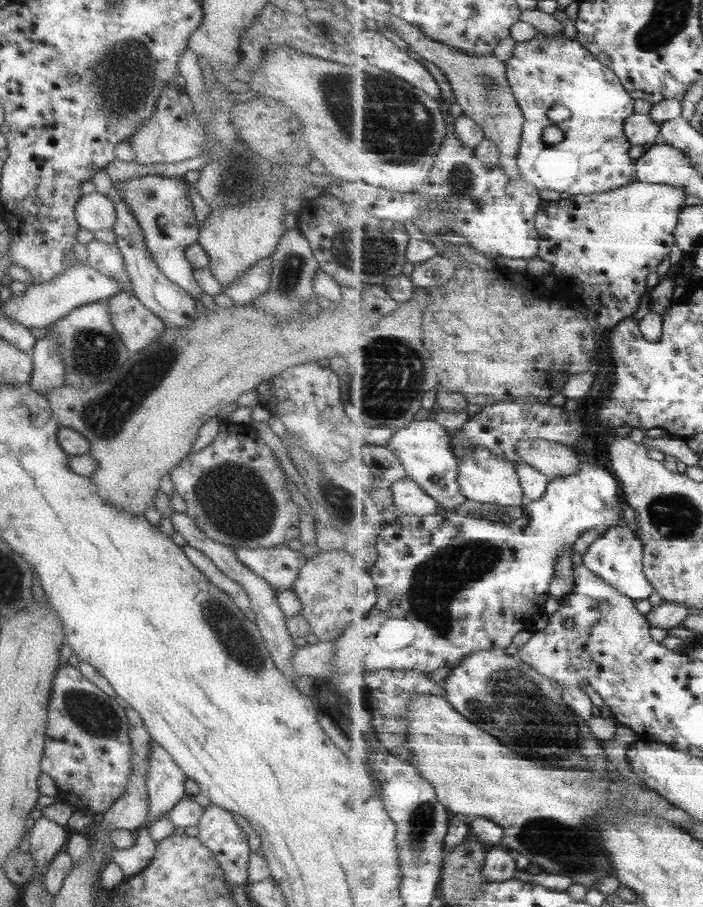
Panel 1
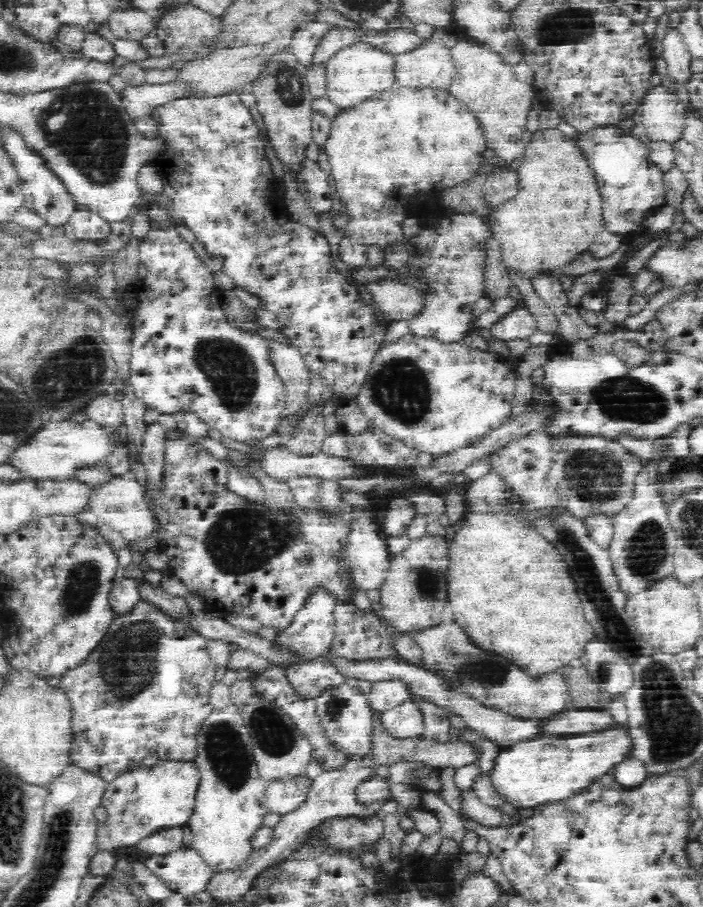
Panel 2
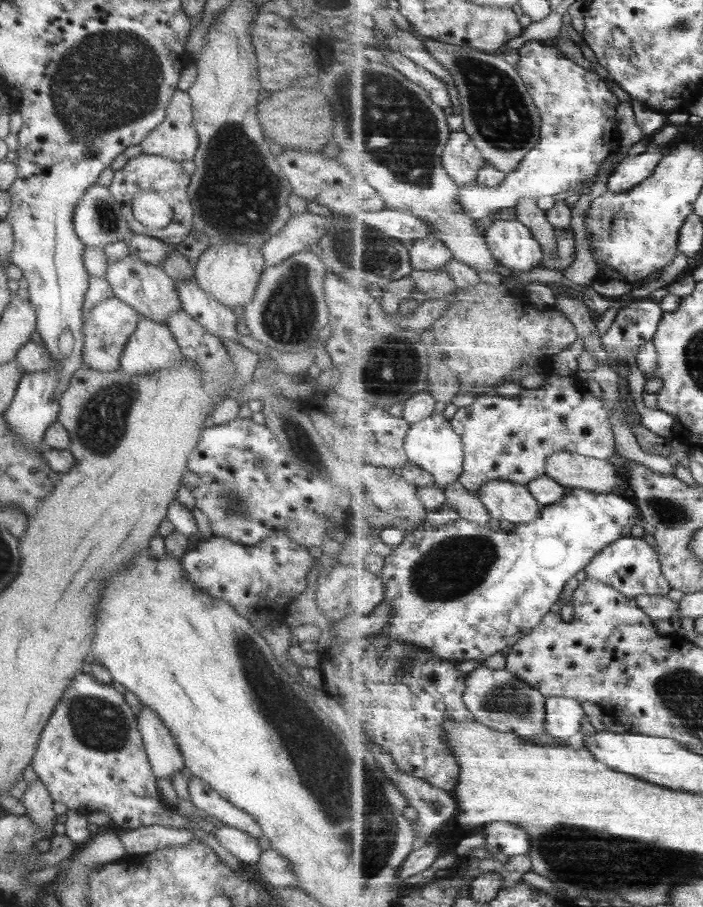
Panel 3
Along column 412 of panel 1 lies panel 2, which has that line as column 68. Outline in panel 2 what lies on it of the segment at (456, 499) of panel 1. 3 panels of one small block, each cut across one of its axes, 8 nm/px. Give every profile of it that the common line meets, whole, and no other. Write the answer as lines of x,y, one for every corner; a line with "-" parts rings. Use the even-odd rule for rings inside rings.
87,419
80,424
71,421
65,424
48,423
18,442
5,456
5,463
21,472
23,479
71,480
74,470
101,462
108,448
106,433
93,420

